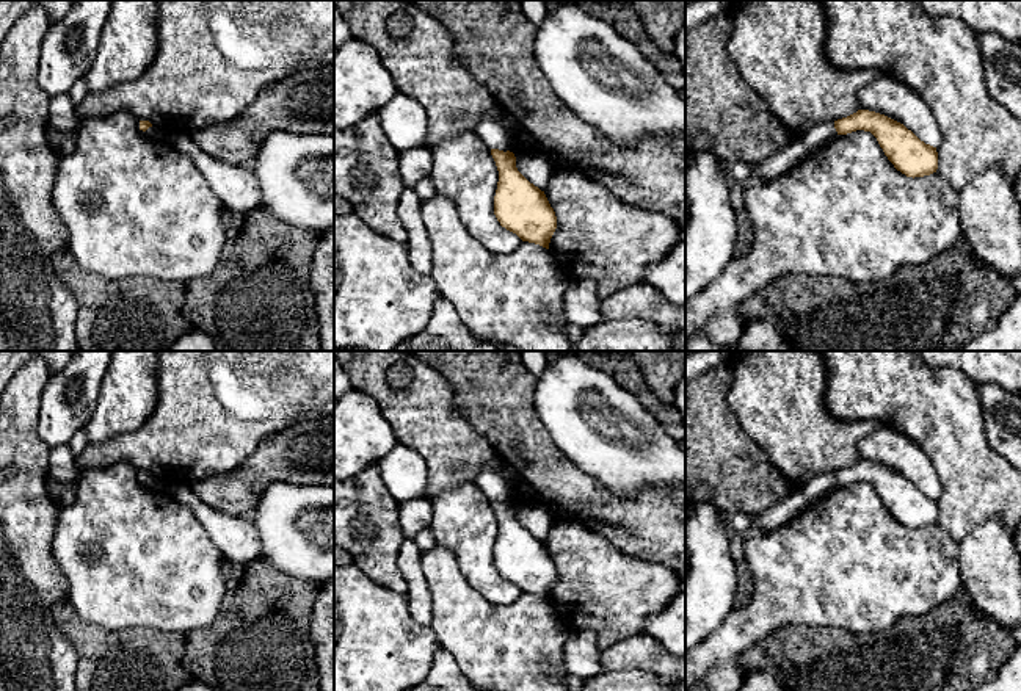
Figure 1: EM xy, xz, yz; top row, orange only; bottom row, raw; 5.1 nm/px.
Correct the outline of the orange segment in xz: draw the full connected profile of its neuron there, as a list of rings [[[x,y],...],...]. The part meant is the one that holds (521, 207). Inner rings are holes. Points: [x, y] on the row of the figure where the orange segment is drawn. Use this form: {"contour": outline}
{"contour": [[[483,118],[477,135],[491,150],[499,171],[494,196],[494,215],[502,227],[522,241],[549,249],[557,229],[557,216],[544,191],[530,183],[516,168],[516,157],[508,150],[508,133],[491,118]]]}

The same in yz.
{"contour": [[[858,110],[847,118],[834,122],[819,122],[809,130],[795,135],[786,147],[754,165],[751,175],[761,175],[768,182],[776,180],[789,174],[806,157],[838,135],[847,135],[856,130],[870,132],[877,138],[888,160],[907,177],[914,179],[936,172],[936,147],[925,144],[903,124],[885,114]]]}

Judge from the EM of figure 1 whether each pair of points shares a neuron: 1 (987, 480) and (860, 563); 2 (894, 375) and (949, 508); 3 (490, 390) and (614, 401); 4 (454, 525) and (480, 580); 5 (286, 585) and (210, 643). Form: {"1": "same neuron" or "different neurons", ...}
{"1": "different neurons", "2": "same neuron", "3": "different neurons", "4": "same neuron", "5": "same neuron"}

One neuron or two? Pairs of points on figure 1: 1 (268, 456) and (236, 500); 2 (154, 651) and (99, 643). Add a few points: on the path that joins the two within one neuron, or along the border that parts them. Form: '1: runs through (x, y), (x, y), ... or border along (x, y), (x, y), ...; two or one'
1: runs through (262, 467), (240, 489); one
2: runs through (140, 651), (113, 651); one

